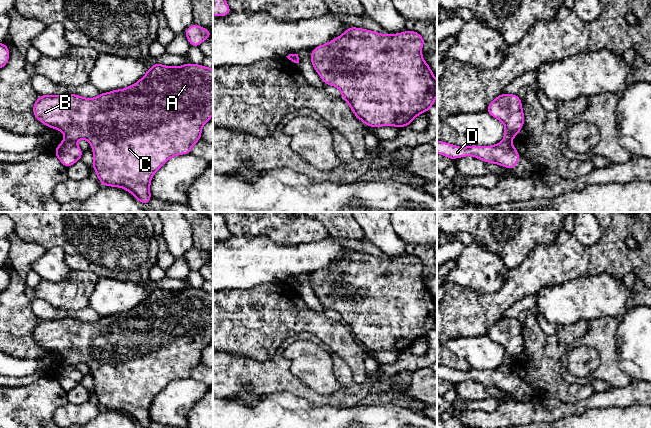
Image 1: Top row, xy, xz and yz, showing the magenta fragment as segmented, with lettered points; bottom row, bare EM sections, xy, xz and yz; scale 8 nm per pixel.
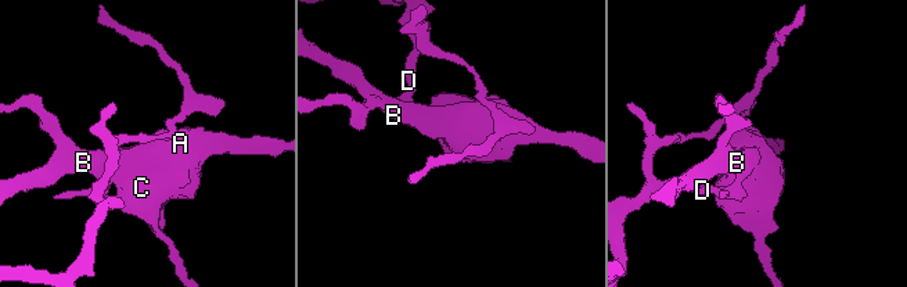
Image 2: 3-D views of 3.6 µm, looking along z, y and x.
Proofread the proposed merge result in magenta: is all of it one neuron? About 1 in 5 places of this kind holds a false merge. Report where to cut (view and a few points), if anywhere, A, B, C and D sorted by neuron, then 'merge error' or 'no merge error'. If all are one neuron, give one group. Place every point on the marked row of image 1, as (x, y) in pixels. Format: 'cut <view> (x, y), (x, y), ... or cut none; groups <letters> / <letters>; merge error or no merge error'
cut xy (65, 138), (74, 141); groups A B C / D; merge error

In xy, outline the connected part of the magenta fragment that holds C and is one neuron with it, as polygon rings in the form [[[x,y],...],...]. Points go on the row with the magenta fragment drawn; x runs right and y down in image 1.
[[[155,63],[134,85],[128,86],[125,89],[100,93],[100,95],[95,98],[89,99],[75,94],[63,94],[58,96],[40,95],[33,106],[33,114],[35,118],[45,126],[62,131],[65,134],[65,139],[69,141],[85,139],[91,144],[94,154],[92,167],[102,185],[121,187],[133,194],[140,203],[149,204],[151,199],[150,182],[154,173],[159,170],[168,159],[176,155],[190,154],[192,146],[201,139],[203,125],[208,122],[213,115],[213,68],[206,68],[202,64],[196,65],[193,63],[184,64],[178,67],[170,67]]]

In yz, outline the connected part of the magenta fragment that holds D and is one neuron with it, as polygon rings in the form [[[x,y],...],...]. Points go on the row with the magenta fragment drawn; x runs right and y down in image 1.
[[[505,139],[496,145],[486,147],[476,145],[457,147],[443,141],[437,141],[437,153],[450,159],[457,159],[469,155],[481,159],[484,162],[496,163],[511,170],[514,170],[520,159],[520,154],[511,141]]]

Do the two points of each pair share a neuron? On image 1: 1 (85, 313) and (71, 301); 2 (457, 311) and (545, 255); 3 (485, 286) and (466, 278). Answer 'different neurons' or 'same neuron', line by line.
1: different neurons
2: same neuron
3: same neuron

